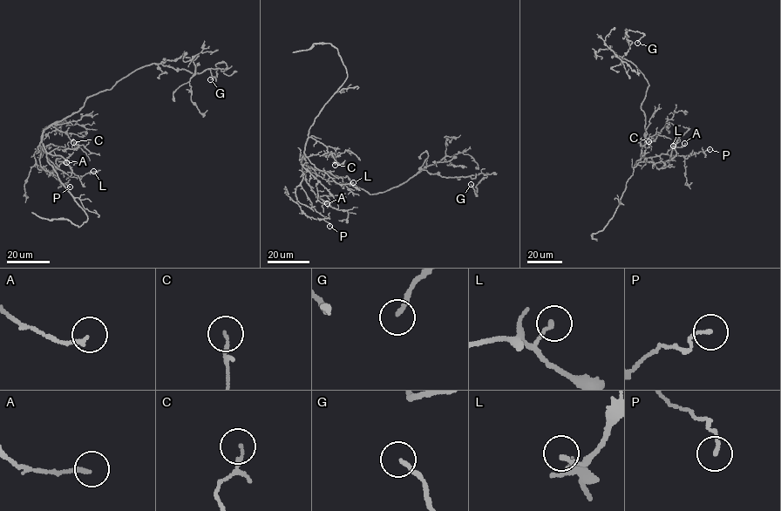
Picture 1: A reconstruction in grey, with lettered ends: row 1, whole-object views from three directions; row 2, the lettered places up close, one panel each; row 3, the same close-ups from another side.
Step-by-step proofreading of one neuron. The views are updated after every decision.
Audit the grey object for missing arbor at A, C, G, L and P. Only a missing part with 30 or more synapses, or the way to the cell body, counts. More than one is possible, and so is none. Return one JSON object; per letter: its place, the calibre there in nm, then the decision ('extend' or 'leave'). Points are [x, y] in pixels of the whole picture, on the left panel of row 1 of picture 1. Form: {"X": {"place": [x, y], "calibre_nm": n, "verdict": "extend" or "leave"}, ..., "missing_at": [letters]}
{"A": {"place": [66, 162], "calibre_nm": 160, "verdict": "leave"}, "C": {"place": [73, 142], "calibre_nm": 110, "verdict": "leave"}, "G": {"place": [210, 79], "calibre_nm": 170, "verdict": "leave"}, "L": {"place": [93, 171], "calibre_nm": 170, "verdict": "leave"}, "P": {"place": [70, 187], "calibre_nm": 130, "verdict": "leave"}, "missing_at": []}

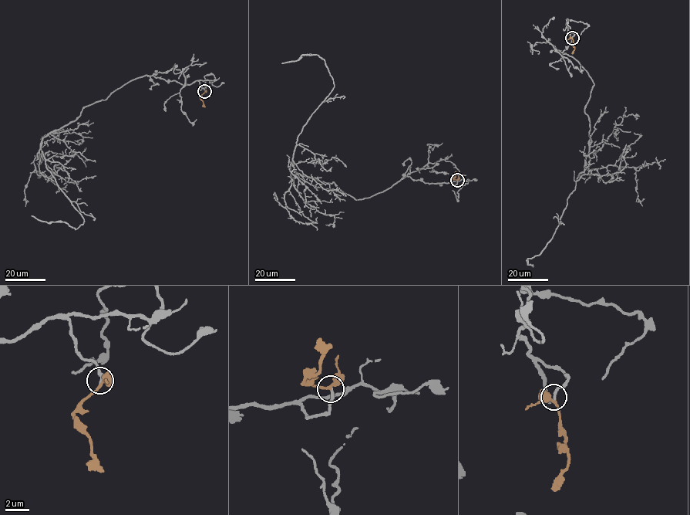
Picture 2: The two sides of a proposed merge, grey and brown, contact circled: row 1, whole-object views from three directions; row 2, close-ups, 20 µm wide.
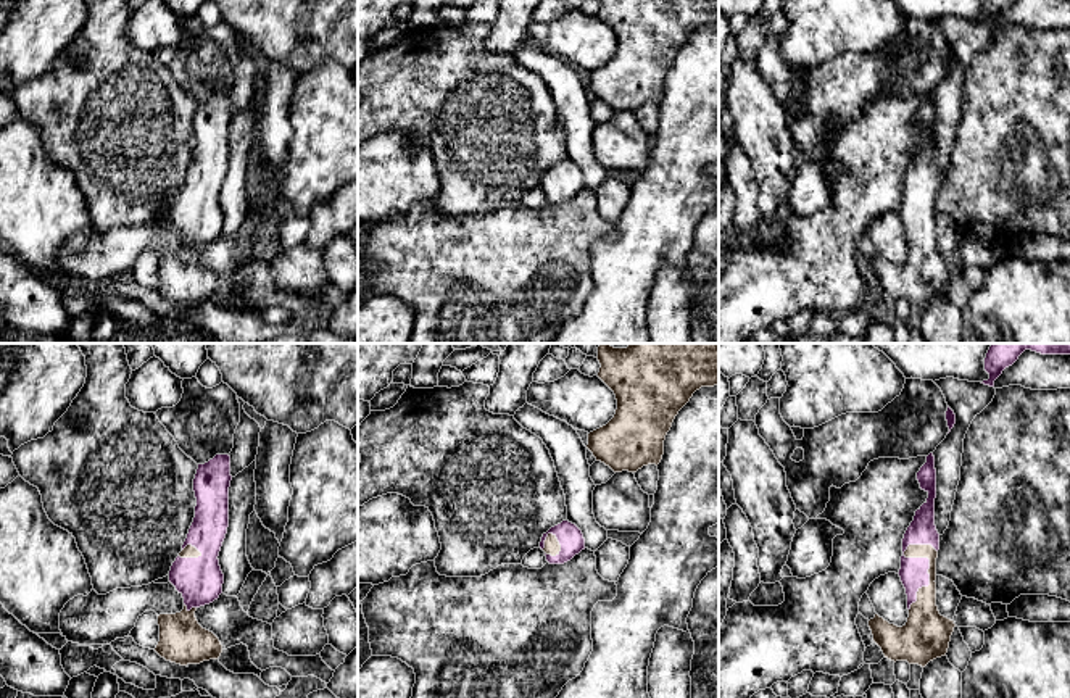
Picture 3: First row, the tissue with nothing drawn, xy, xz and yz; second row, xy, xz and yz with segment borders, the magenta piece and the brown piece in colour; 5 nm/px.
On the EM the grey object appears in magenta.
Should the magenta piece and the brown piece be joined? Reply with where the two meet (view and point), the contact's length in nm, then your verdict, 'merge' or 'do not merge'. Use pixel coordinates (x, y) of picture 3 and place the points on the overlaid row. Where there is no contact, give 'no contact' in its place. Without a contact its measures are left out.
meets magenta in yz at (928, 560); contact 360 nm long; merge

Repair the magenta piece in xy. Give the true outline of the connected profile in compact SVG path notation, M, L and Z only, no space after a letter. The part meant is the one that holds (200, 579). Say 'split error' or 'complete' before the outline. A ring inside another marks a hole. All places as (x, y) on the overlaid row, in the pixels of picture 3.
split error; M229 455L198 464L193 479L195 517L169 571L184 609L158 616L160 642L155 648L161 658L180 666L218 659L222 653L219 638L198 624L195 611L222 593L224 574L218 556L229 527L230 480Z

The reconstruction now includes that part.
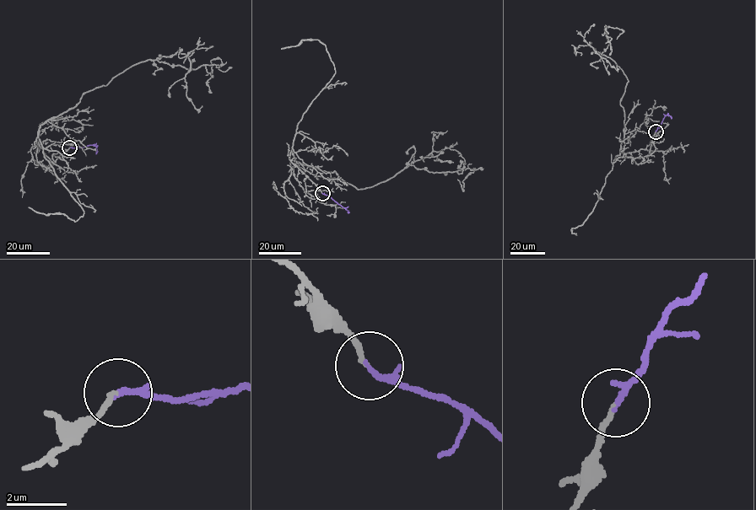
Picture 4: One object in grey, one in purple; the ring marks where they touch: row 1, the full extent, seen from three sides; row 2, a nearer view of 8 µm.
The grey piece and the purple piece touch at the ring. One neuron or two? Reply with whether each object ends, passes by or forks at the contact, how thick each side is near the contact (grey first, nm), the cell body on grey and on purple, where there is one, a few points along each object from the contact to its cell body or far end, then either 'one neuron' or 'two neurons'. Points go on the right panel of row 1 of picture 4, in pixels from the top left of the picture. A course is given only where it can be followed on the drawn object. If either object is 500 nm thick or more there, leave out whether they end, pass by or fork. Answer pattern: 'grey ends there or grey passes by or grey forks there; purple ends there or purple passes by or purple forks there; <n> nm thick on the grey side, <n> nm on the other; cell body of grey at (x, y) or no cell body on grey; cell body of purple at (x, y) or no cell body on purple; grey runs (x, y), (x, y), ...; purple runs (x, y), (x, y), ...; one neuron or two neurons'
grey ends there; purple ends there; 150 nm thick on the grey side, 200 nm on the other; no cell body on grey; no cell body on purple; grey runs (656, 131), (645, 162), (620, 152), (628, 80), (601, 54), (609, 45), (605, 25), (623, 30), (617, 39); purple runs (656, 131), (664, 116), (668, 115), (671, 119); one neuron

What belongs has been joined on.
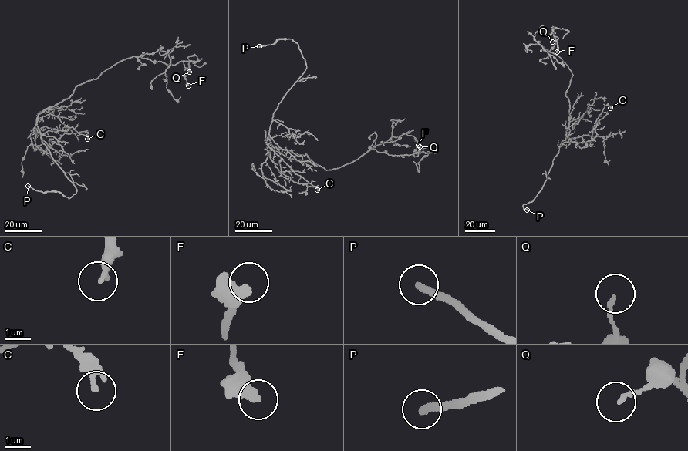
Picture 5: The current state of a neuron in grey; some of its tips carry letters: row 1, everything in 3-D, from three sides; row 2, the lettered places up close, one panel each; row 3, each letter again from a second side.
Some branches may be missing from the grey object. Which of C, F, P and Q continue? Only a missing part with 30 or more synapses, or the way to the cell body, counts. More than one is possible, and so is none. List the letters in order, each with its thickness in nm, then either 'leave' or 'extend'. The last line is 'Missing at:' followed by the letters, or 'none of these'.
C: 280 nm | leave
F: 500 nm | leave
P: 280 nm | extend
Q: 150 nm | leave
Missing at: P

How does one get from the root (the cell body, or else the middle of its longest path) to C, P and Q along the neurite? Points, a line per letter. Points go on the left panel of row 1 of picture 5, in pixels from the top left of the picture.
C: (55, 105), (38, 114), (35, 125), (36, 146), (46, 150), (65, 133), (83, 131), (87, 133), (87, 139)
P: (55, 105), (38, 114), (36, 126), (41, 141), (76, 193), (69, 198), (58, 191), (37, 191), (28, 186)
Q: (55, 105), (70, 96), (76, 85), (96, 79), (114, 65), (133, 56), (168, 65), (183, 61), (189, 72)

